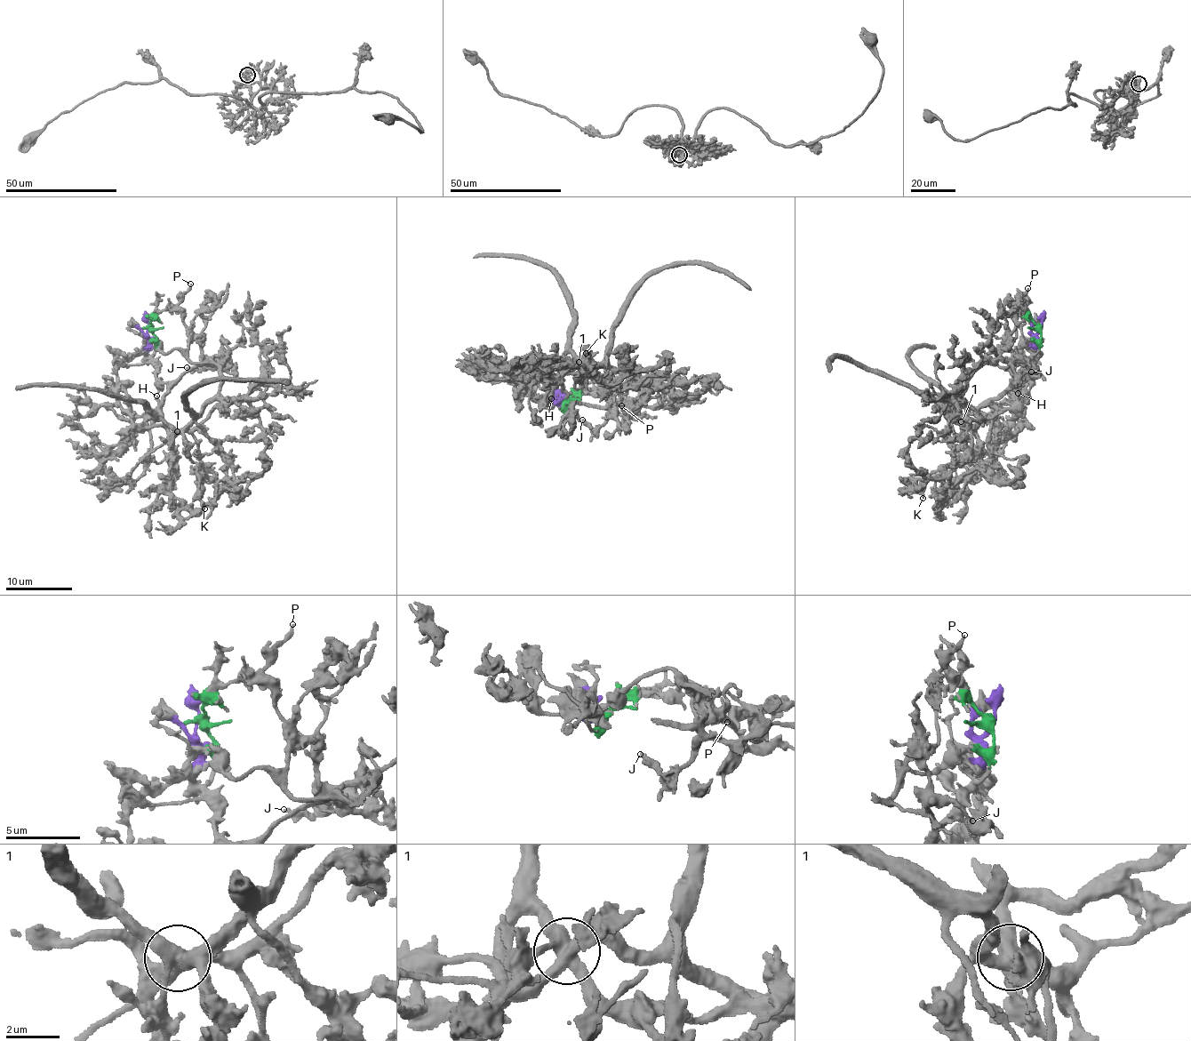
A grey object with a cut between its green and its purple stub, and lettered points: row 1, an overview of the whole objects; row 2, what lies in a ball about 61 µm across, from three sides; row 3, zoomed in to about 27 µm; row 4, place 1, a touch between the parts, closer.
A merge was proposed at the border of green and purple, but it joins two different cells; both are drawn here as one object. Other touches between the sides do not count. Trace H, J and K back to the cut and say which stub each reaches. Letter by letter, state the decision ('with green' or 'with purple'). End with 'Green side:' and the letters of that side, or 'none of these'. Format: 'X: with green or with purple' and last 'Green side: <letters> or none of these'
H: with purple
J: with green
K: with purple
Green side: J

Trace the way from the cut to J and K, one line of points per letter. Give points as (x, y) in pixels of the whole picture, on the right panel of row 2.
J: (1041, 327), (1039, 349), (1010, 380), (1013, 375), (1013, 366), (1024, 364), (1031, 372)
K: (1041, 327), (1033, 344), (998, 346), (995, 361), (966, 379), (949, 440), (963, 459), (926, 479), (923, 498)

